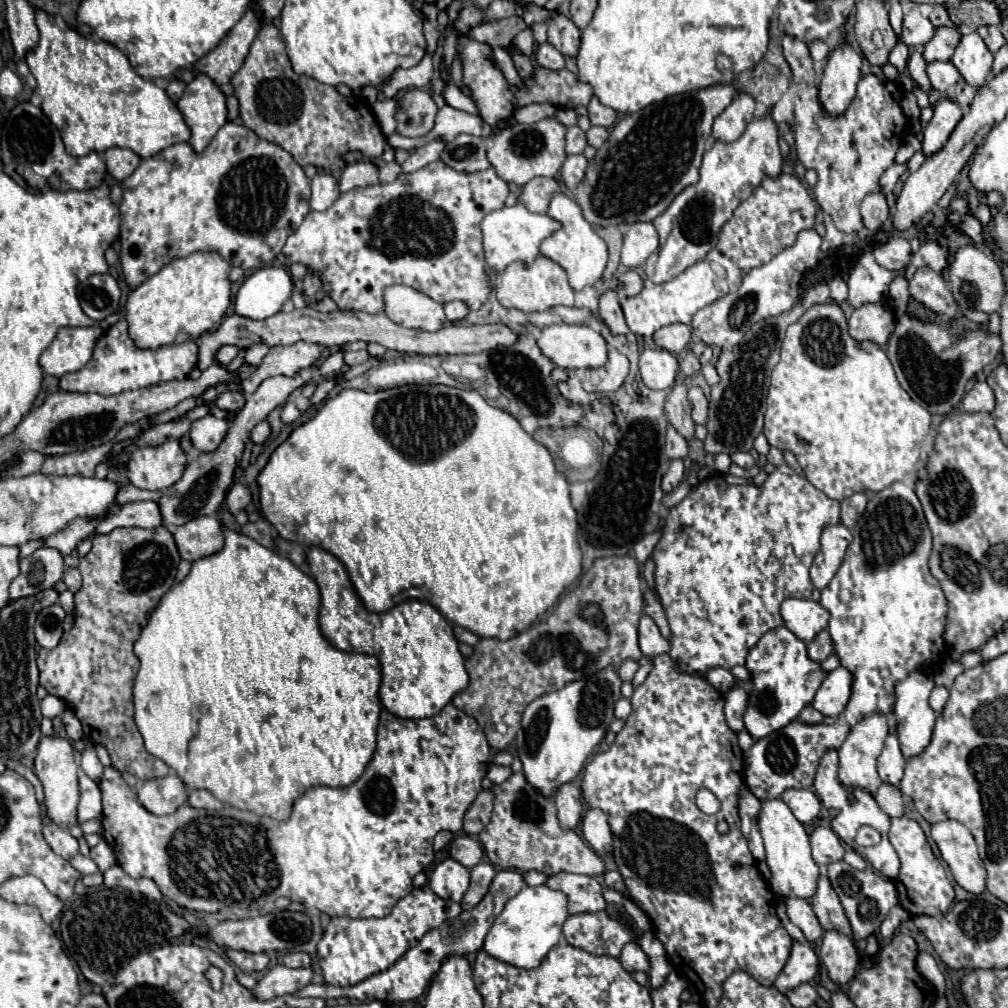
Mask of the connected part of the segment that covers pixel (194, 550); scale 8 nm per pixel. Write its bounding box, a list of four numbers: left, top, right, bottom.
[174,515,224,561]

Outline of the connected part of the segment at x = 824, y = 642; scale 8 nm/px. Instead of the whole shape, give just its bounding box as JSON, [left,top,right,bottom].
[808,629,834,663]

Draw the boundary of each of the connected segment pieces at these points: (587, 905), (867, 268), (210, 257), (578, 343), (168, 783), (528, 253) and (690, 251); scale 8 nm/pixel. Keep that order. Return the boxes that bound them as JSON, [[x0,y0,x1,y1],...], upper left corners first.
[[544,873,608,915],[848,251,896,307],[126,251,230,349],[536,325,608,369],[136,775,188,815],[480,203,560,273],[646,111,782,283]]

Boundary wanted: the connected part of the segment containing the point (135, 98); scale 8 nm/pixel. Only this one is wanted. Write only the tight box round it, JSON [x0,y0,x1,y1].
[26,9,190,159]

